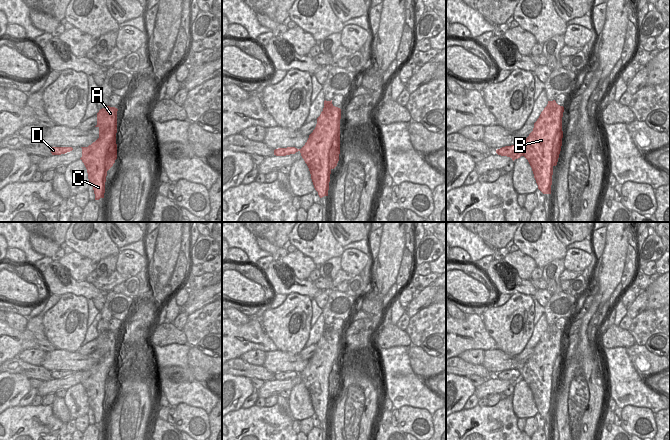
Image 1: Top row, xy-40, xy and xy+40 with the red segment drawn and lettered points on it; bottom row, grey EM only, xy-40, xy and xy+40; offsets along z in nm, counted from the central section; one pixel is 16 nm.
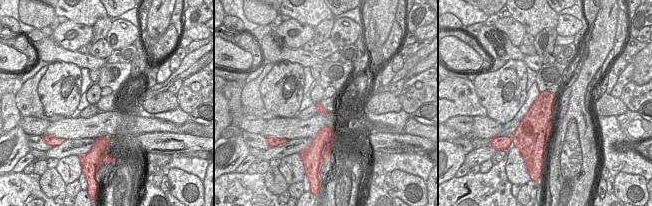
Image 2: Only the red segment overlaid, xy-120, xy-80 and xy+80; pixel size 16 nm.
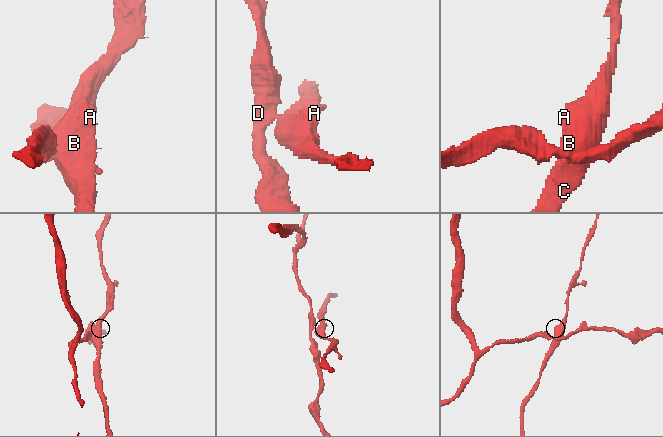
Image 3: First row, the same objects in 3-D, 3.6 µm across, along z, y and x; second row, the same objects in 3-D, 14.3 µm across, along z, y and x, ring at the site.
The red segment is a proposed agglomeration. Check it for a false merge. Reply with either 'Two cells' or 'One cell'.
Two cells

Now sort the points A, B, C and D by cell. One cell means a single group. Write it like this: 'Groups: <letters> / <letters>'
Groups: A B C / D

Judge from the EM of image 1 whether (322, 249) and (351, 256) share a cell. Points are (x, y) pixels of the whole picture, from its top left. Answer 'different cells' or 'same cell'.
different cells

